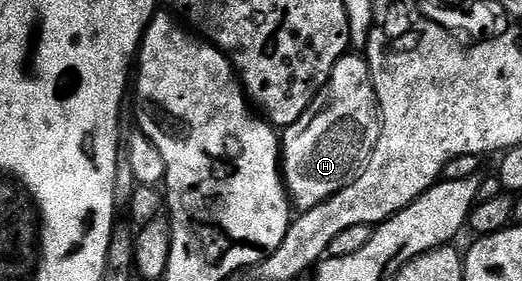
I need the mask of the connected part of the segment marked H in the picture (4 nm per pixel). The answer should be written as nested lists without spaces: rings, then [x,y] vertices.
[[[344,54],[333,66],[327,86],[311,107],[281,132],[281,171],[287,186],[287,195],[296,209],[315,208],[339,193],[345,186],[356,183],[365,165],[371,161],[377,146],[381,117],[379,99],[375,97],[375,87],[371,81],[371,71],[362,55]]]

